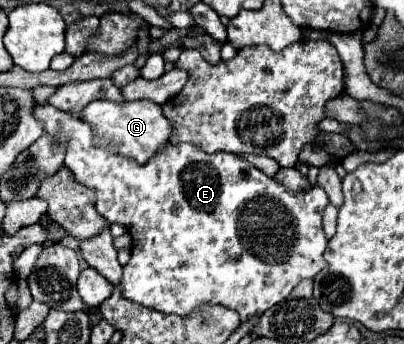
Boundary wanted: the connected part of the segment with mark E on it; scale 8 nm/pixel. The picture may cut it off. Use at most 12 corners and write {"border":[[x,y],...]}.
{"border":[[36,106],[96,210],[122,290],[248,316],[324,266],[328,196],[228,152],[138,164]]}

